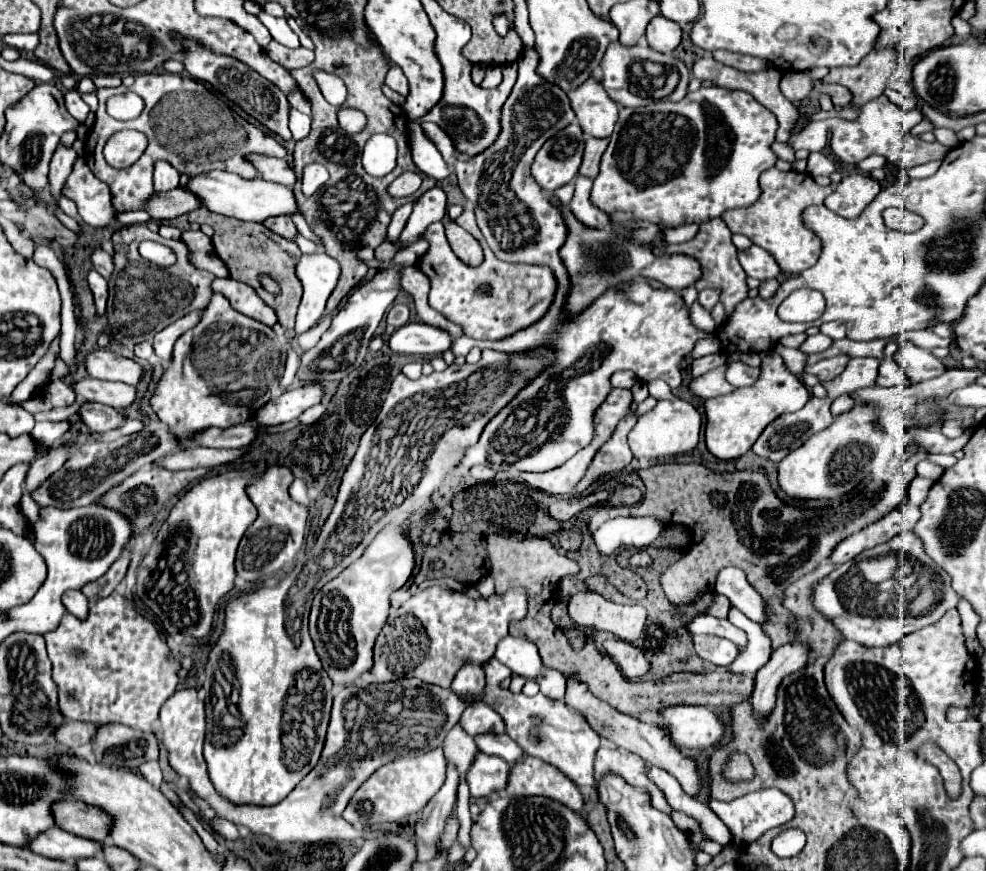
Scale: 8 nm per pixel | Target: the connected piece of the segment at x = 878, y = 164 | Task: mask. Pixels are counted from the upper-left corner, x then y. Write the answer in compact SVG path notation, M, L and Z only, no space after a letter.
M869 156L869 158L861 160L857 166L859 166L863 172L871 172L871 170L875 170L875 168L883 168L883 164L885 164L883 156Z

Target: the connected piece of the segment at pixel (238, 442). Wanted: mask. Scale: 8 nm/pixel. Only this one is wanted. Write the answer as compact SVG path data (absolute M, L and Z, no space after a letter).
M255 422L237 424L235 428L209 428L209 432L199 432L199 436L193 436L197 446L209 446L209 448L243 448L255 442L259 430Z

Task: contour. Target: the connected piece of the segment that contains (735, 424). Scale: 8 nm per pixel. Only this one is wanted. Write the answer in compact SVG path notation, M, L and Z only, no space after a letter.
M773 350L761 352L759 370L761 374L751 386L733 390L731 394L725 396L709 398L709 402L705 404L705 416L707 416L705 442L713 456L719 456L723 460L743 456L769 422L773 422L785 412L795 412L803 408L803 404L807 402L809 390L793 372L787 370L783 358L777 352Z

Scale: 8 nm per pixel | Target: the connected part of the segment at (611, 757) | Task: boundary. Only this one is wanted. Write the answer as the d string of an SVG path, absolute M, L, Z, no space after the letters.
M601 746L595 756L595 778L601 778L601 774L607 774L607 772L619 772L629 784L647 788L651 792L655 808L671 814L669 810L671 806L667 804L663 792L649 780L645 762L637 758L635 754L629 754L629 752L611 748L611 746Z

